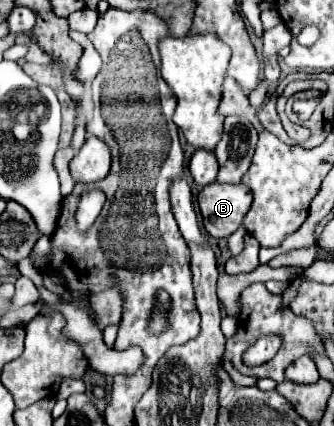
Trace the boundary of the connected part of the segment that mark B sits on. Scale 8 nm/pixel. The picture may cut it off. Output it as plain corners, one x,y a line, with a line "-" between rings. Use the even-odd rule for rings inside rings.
213,181
199,191
197,203
207,233
217,239
229,237
241,227
251,207
251,189
243,183
229,185

